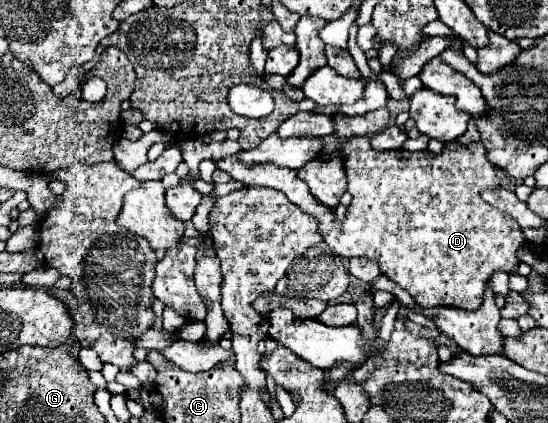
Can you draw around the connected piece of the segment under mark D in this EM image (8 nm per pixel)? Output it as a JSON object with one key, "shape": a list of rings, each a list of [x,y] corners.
{"shape":[[[360,136],[344,142],[340,154],[346,158],[344,168],[352,194],[350,214],[342,226],[338,226],[334,212],[316,202],[308,186],[290,168],[274,164],[244,166],[232,156],[218,160],[216,166],[246,186],[282,190],[320,222],[324,242],[334,254],[346,258],[366,256],[378,262],[380,272],[404,288],[422,310],[434,306],[476,310],[483,303],[484,290],[494,272],[516,274],[524,234],[516,220],[506,218],[480,196],[482,190],[500,188],[498,168],[486,158],[482,142],[468,146],[448,142],[442,154],[430,150],[378,152],[370,146],[370,138]]]}

